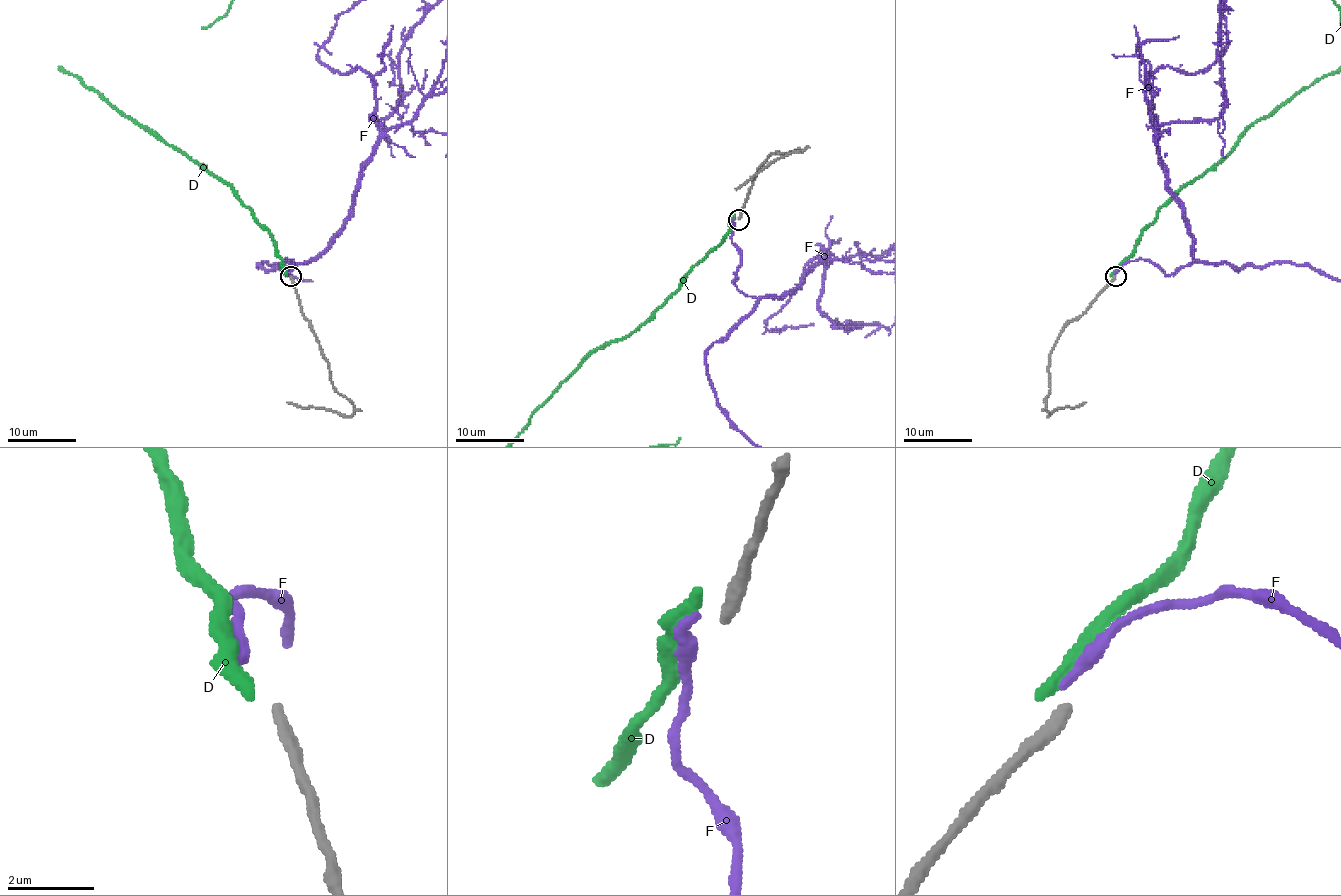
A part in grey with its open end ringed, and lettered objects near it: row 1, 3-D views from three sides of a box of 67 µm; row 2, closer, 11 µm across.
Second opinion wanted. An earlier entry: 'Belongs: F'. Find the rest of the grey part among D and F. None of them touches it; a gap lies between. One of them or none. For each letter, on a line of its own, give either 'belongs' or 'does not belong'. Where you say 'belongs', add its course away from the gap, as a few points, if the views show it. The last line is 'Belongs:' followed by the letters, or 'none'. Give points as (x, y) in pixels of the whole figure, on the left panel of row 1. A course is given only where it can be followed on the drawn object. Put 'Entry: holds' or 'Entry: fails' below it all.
D: does not belong
F: does not belong
Belongs: none
Entry: fails

